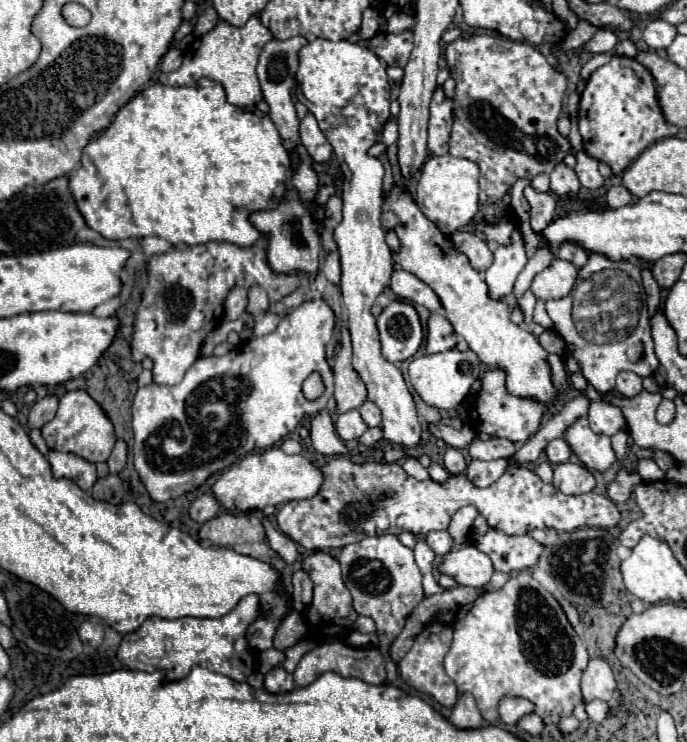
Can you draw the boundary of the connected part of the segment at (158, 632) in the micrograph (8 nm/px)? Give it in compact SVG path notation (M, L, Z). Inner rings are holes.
M248 594L244 596L238 606L222 616L222 618L178 618L178 620L164 620L164 618L148 618L136 632L126 634L120 650L118 660L128 670L142 670L142 672L164 672L166 682L176 682L188 676L192 666L202 666L212 672L224 674L236 682L246 682L246 678L254 672L254 656L248 654L246 644L246 628L258 616L258 596Z

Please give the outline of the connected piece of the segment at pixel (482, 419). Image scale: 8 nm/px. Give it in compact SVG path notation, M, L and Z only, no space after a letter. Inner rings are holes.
M490 370L484 378L482 378L482 388L476 396L476 402L470 410L470 420L468 424L476 430L476 432L486 432L494 438L506 438L512 442L526 442L530 436L534 436L540 428L540 420L544 414L544 404L536 402L536 400L526 400L526 398L516 398L510 396L506 392L504 386L504 372L502 370Z

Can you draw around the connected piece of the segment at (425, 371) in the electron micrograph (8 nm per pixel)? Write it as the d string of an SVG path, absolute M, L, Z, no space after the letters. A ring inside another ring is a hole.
M454 348L454 350L448 350L448 352L426 354L426 356L412 360L408 374L410 374L410 382L412 382L414 390L420 394L420 398L426 404L440 408L440 410L452 410L470 392L470 386L474 384L474 380L478 380L480 362L478 362L478 356L474 356L472 350L460 352L460 350Z

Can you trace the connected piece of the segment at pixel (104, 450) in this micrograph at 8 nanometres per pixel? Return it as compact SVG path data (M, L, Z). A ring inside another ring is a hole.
M82 390L66 392L60 398L58 412L56 412L54 420L42 428L42 436L50 450L72 452L72 454L78 454L90 462L106 462L114 448L114 442L116 442L114 428L112 428L110 420L102 412L102 408Z

